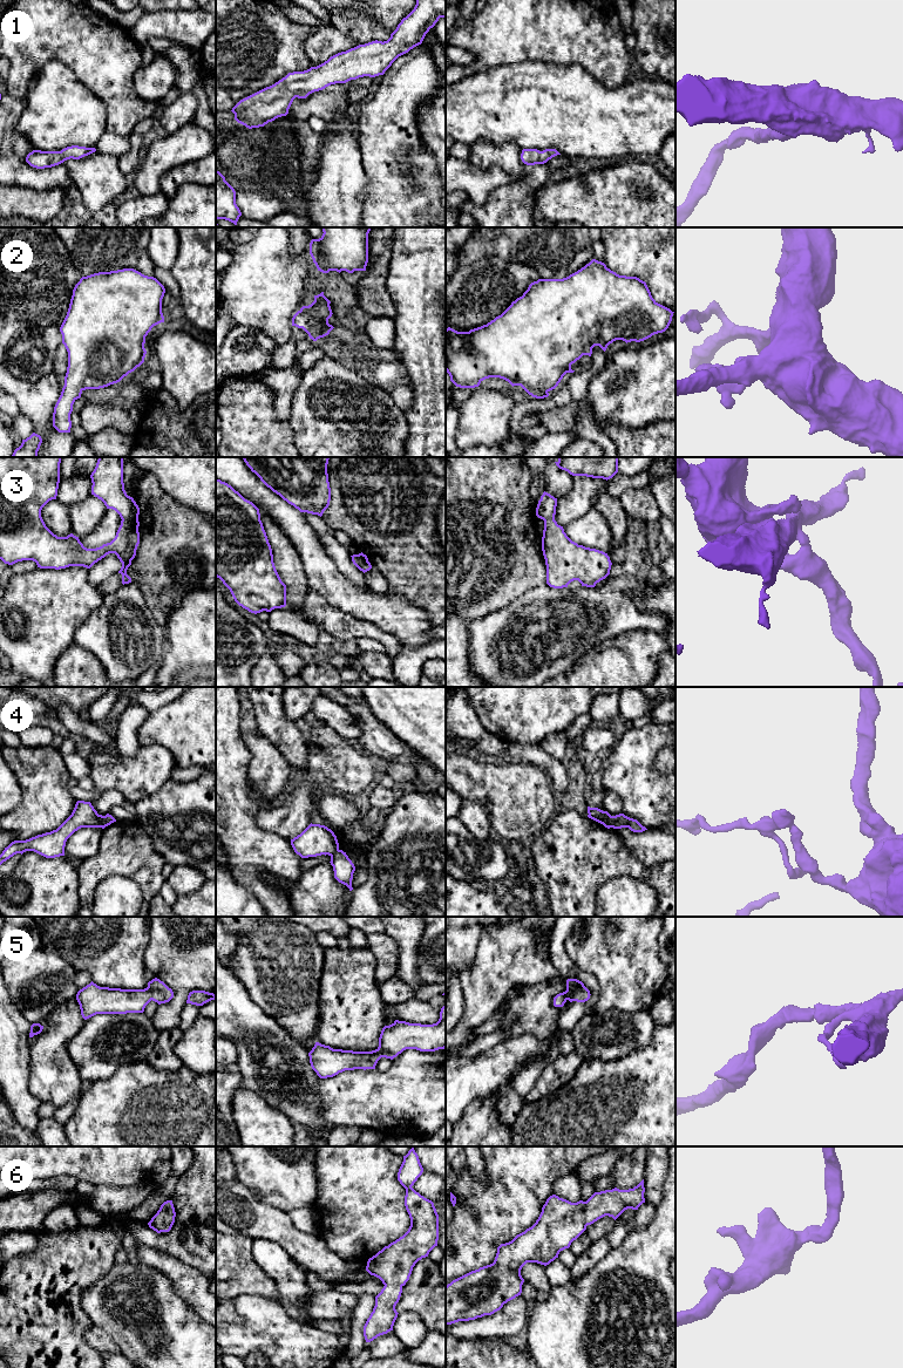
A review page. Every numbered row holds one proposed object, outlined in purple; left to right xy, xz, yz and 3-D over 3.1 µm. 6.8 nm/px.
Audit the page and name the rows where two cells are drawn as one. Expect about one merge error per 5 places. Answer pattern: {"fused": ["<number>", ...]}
{"fused": ["4"]}

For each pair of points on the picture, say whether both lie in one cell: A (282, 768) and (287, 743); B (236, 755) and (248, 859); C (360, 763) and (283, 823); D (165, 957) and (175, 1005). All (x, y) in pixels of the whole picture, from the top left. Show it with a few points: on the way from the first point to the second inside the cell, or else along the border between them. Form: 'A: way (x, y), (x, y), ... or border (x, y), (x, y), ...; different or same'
A: border (265, 736), (277, 747), (292, 767); different
B: way (236, 781), (236, 830), (238, 834); same
C: way (340, 769), (332, 769), (300, 803); same
D: way (177, 968), (178, 993); same

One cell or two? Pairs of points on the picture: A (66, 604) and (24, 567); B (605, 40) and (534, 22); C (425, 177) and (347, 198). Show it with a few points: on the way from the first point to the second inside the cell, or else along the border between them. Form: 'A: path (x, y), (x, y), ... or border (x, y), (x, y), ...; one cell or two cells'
A: border (36, 566), (31, 571), (14, 574); two cells
B: path (588, 32), (551, 28); one cell
C: border (362, 167), (367, 184), (364, 191), (360, 215); two cells

